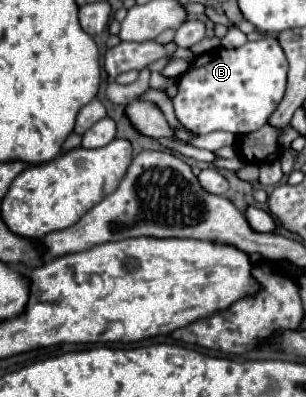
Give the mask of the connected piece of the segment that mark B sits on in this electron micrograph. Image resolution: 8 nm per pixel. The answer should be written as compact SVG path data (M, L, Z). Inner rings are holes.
M266 35L260 41L248 41L238 49L216 47L202 53L178 79L178 95L172 99L176 117L198 135L212 131L230 131L248 135L258 131L272 111L276 111L286 91L288 61L276 37Z

